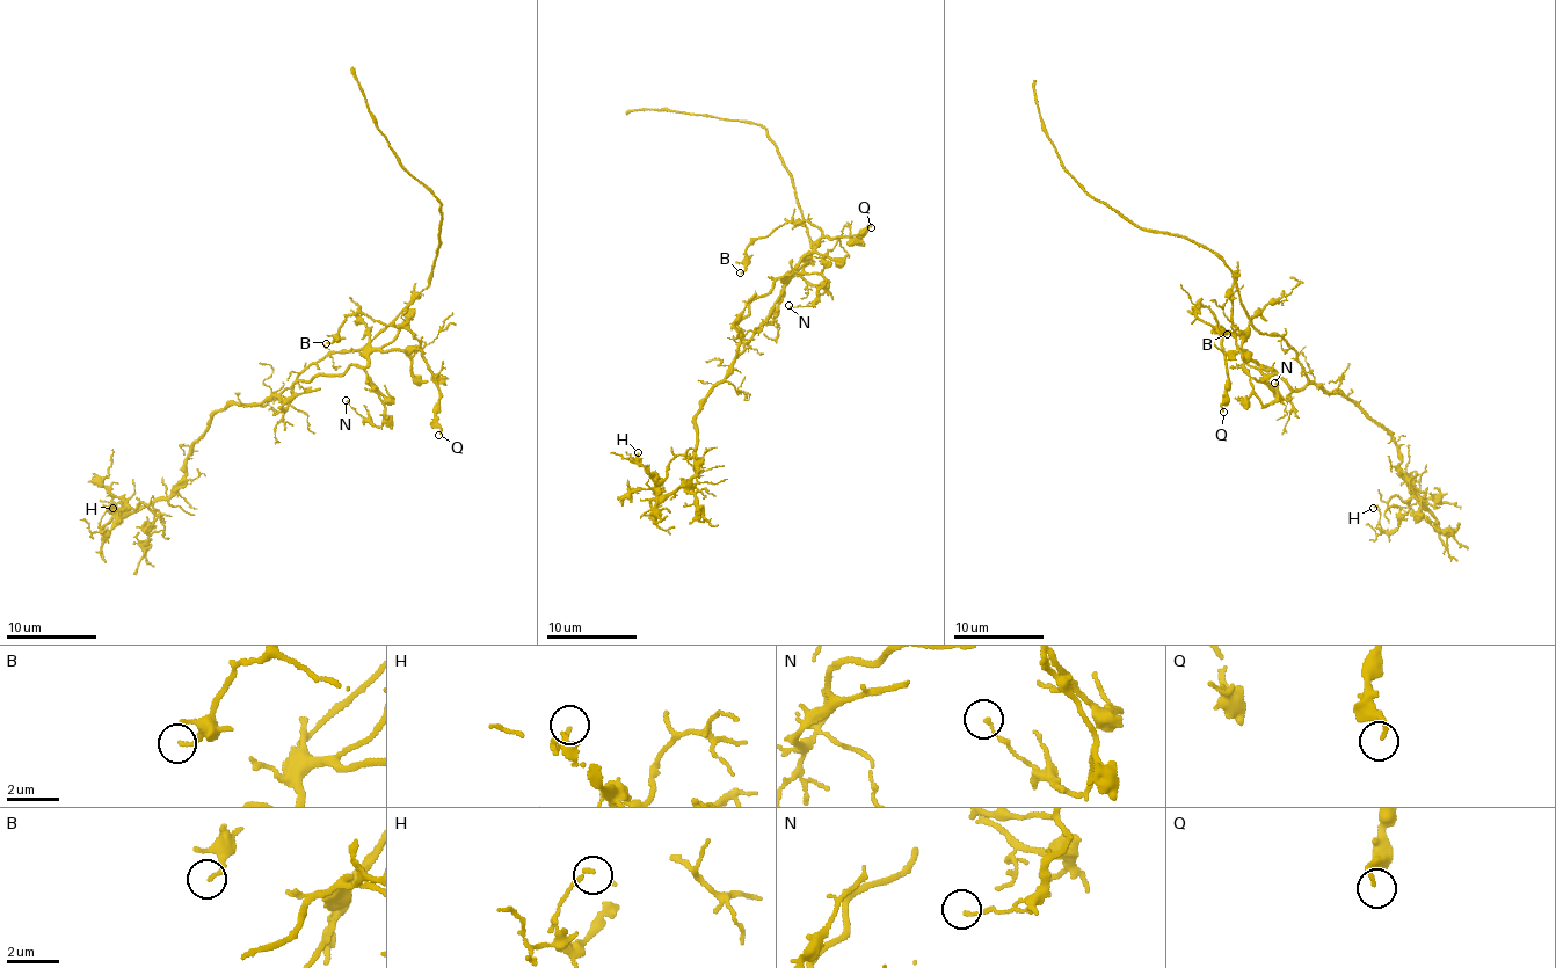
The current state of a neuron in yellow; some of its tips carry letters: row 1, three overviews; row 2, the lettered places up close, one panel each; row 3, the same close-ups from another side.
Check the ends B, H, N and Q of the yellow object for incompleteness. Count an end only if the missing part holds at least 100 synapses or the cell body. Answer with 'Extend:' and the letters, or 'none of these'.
Extend: none of these

